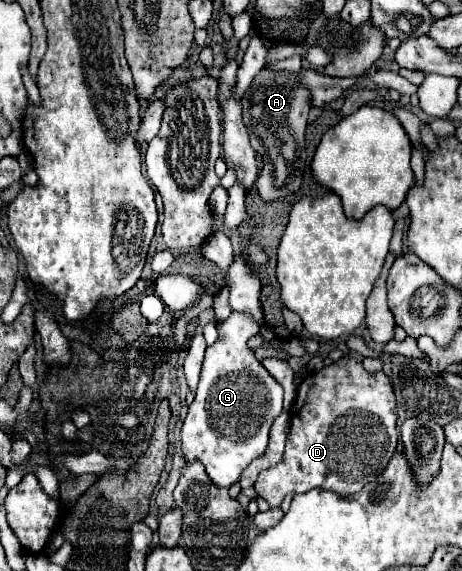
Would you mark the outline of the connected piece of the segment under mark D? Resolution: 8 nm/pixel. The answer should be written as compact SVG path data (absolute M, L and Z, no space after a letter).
M342 357L340 361L332 363L330 367L324 367L322 371L318 371L316 375L304 379L298 387L298 395L296 395L296 401L290 409L290 431L288 431L288 439L286 439L286 451L282 455L282 459L270 467L270 469L264 469L256 483L254 483L254 489L258 493L258 497L266 499L270 503L270 507L280 507L282 499L286 497L286 493L302 493L302 491L310 491L310 489L328 489L328 491L334 491L342 497L346 495L352 495L356 491L360 491L366 483L374 481L386 467L388 467L388 461L392 459L392 455L396 453L396 445L398 445L398 431L396 431L396 399L394 399L394 391L392 391L392 385L390 385L390 379L386 377L386 373L368 373L362 363L354 357Z

